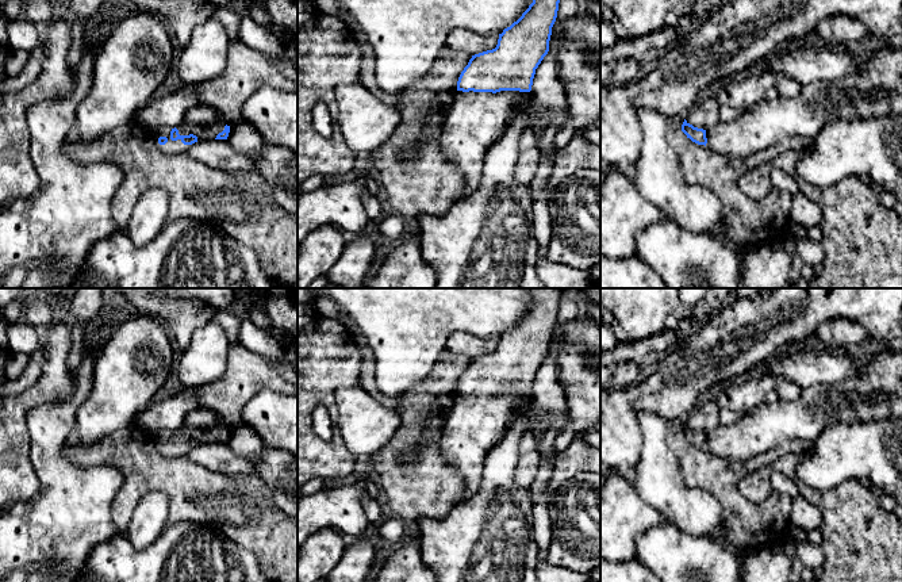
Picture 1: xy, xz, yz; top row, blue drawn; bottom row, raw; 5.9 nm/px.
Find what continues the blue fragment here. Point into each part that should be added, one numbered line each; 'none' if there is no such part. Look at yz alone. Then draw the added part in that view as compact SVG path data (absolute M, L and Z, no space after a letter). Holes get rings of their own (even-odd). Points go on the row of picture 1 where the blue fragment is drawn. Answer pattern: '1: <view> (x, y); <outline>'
1: yz (874, 91); M884 47L861 58L859 69L832 83L802 87L795 97L761 100L738 111L730 123L706 129L706 146L737 158L792 135L814 138L832 119L902 114L902 49Z

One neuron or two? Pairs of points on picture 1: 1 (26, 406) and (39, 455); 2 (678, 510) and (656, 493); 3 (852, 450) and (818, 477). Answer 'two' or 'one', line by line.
1: two
2: one
3: one

